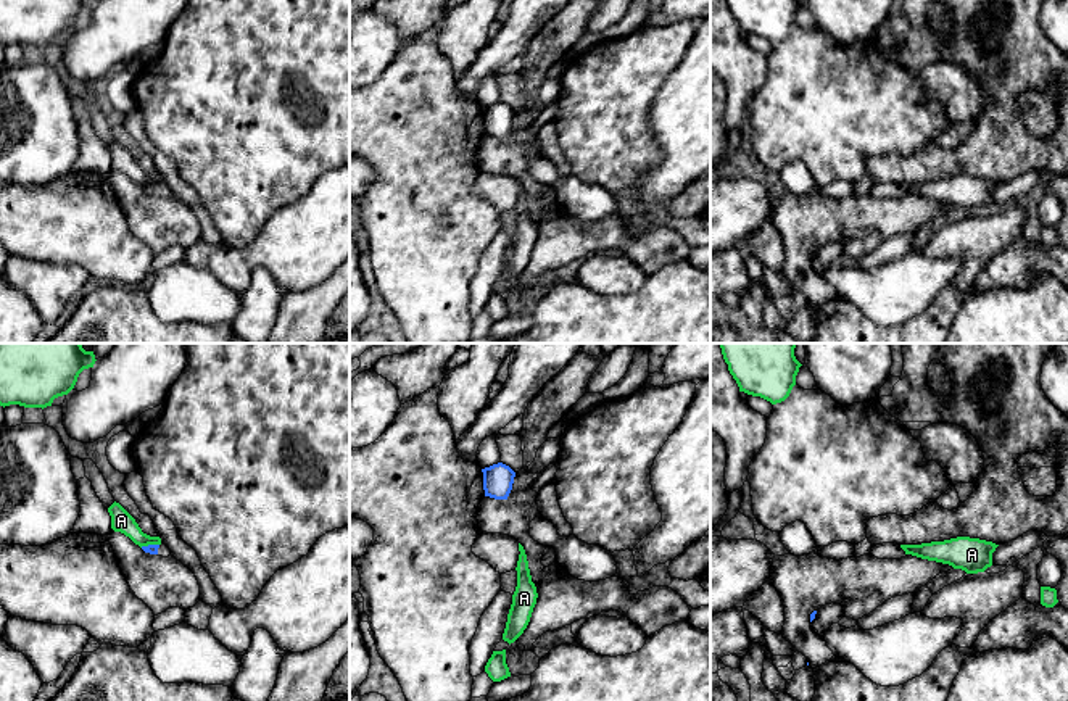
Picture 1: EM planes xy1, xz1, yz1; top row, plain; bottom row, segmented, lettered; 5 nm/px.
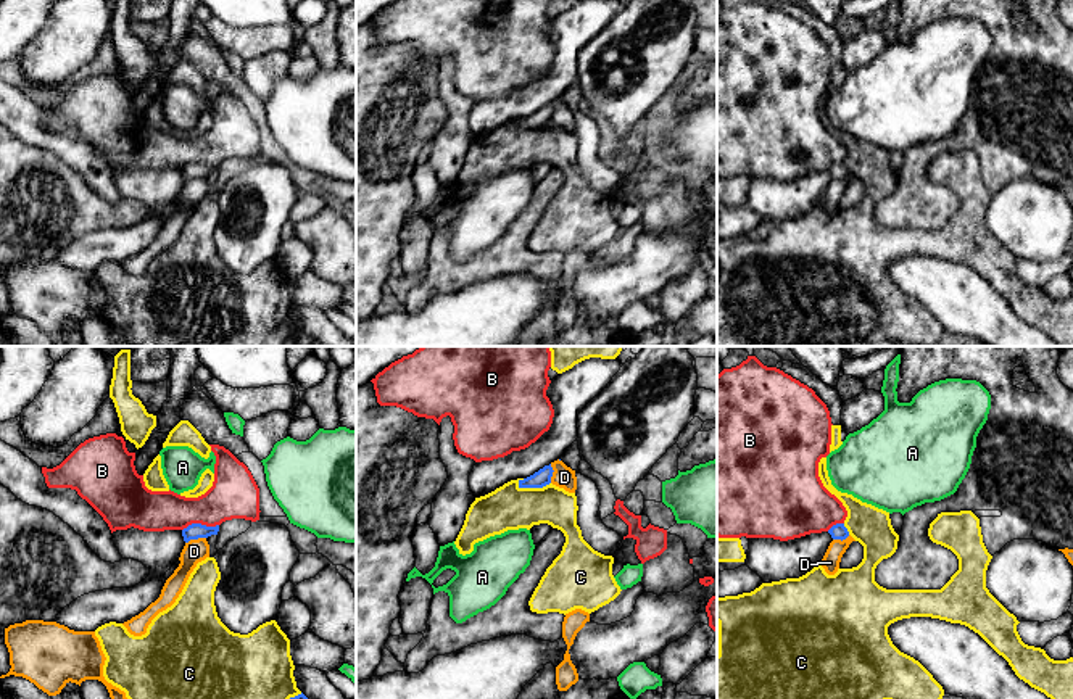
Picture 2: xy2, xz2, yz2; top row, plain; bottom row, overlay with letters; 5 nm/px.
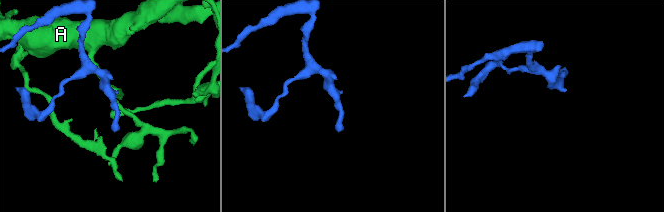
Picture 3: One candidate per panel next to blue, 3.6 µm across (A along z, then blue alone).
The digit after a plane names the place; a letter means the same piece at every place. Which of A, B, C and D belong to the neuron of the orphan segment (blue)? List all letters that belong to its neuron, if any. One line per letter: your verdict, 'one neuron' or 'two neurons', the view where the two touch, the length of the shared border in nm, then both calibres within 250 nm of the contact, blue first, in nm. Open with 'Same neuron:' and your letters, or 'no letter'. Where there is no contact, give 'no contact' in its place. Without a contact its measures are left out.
Same neuron: no letter
A: two neurons; meets blue in xy1; contact 100 nm long; 50 nm thick on the blue side, 110 nm on the other
B: two neurons; meets blue in xy2; contact 190 nm long; 80 nm thick on the blue side, 240 nm on the other
C: two neurons; meets blue in xz2; contact 170 nm long; 90 nm thick on the blue side, 220 nm on the other
D: two neurons; meets blue in xy2; contact 110 nm long; 80 nm thick on the blue side, 120 nm on the other

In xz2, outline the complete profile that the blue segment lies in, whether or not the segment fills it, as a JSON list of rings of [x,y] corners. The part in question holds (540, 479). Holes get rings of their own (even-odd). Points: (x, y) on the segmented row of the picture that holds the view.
[[[551,464],[545,465],[533,475],[530,475],[524,480],[519,480],[519,488],[543,488],[551,483],[553,472],[554,470],[553,470]]]

